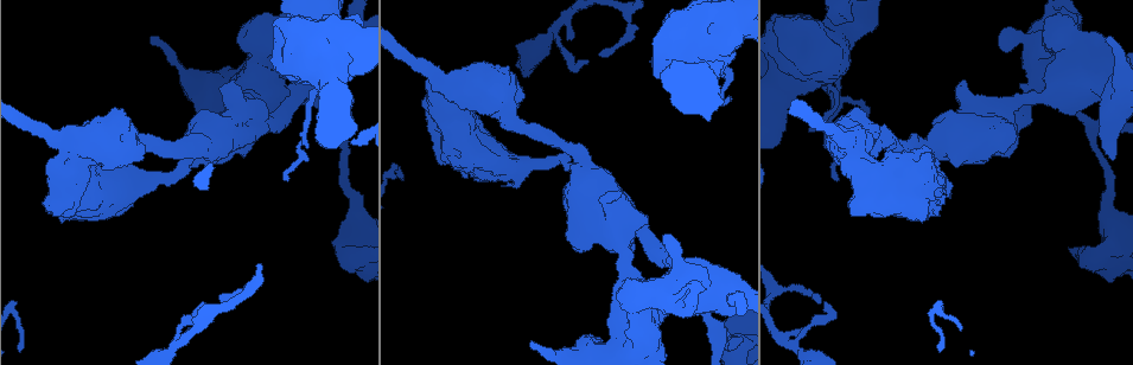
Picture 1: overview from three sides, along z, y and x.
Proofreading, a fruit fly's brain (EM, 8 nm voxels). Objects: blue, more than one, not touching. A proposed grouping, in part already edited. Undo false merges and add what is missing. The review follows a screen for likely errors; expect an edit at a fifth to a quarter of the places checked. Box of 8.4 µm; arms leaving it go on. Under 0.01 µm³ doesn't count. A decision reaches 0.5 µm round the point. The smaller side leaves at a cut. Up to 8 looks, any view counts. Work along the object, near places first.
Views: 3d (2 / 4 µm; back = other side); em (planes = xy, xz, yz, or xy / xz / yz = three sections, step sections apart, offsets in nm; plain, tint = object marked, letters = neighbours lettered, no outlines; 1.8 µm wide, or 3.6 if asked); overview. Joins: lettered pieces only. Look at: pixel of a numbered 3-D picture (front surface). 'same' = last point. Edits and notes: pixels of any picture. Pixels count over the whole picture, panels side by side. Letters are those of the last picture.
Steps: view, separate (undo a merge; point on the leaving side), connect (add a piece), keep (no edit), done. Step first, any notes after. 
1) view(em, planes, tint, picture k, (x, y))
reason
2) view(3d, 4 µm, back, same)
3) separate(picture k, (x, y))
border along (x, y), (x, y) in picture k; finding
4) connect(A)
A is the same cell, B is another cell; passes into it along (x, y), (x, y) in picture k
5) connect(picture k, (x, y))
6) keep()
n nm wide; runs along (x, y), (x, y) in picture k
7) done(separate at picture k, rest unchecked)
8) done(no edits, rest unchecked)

view(em, planes, letters, picture 1, (1110, 159))
stops while still wide

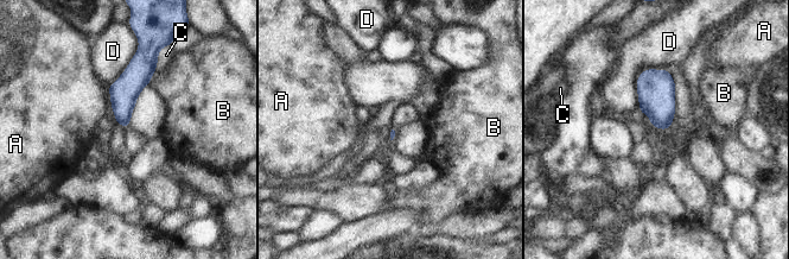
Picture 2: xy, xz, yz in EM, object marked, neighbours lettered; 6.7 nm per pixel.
keep()
A, B, C and D are other cells; border along (107, 86), (110, 93), (110, 102) in picture 2; none of them fits

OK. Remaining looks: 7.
view(em, 3.6 µm, xy, step 4, letters, picture 1, (252, 51))

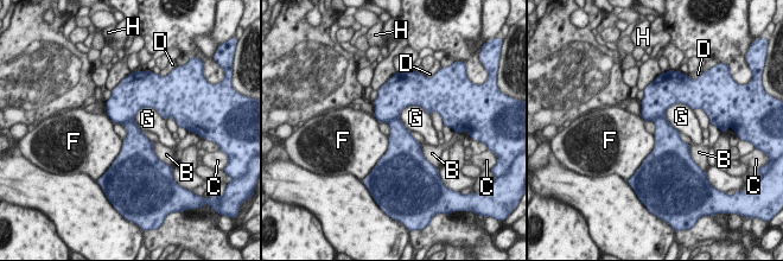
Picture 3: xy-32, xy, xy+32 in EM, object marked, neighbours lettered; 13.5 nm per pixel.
separate(picture 3, (122, 107))
240 nm wide; B, C, D, F, G and H are other cells; two neurons meet here

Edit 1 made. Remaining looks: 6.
view(overview)
redraw

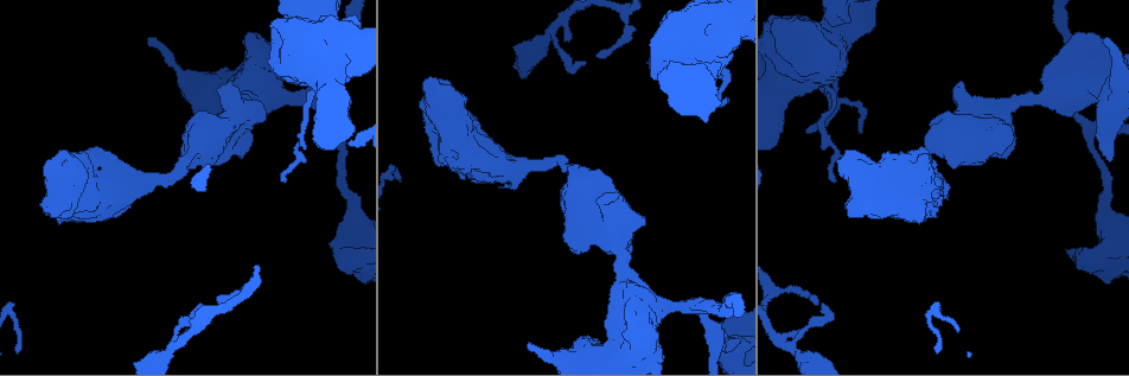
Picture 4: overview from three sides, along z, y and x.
view(3d, 2 µm, picture 4, (1103, 39))
free end

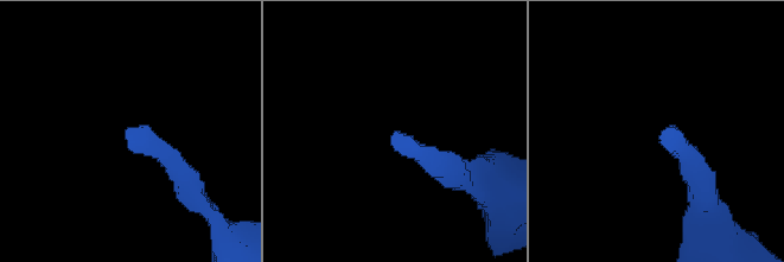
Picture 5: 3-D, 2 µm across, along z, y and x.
view(em, planes, plain, picture 5, (393, 135))

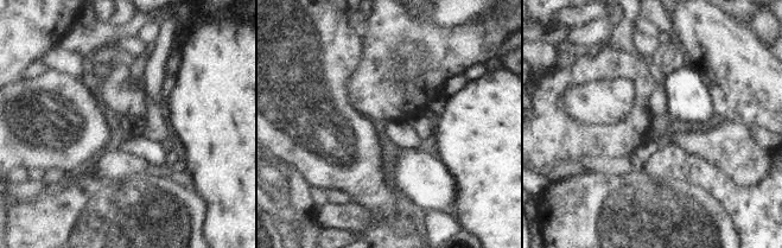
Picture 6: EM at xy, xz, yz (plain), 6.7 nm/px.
view(em, planes, letters, same)
see the neighbours

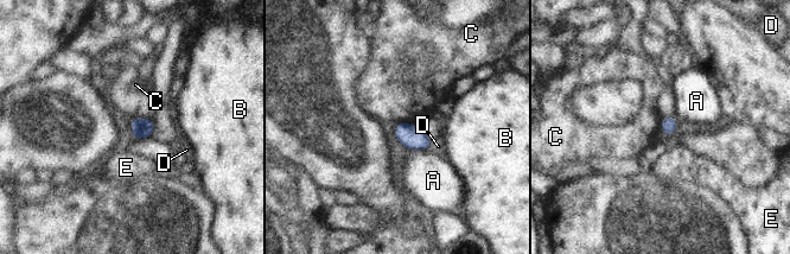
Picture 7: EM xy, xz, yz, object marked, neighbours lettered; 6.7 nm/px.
keep()
A, B, C, D and E are other cells; border along (406, 121), (397, 124) in picture 7; no lettered piece goes on from it

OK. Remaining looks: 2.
done(separate at picture 3, rest unchecked)

